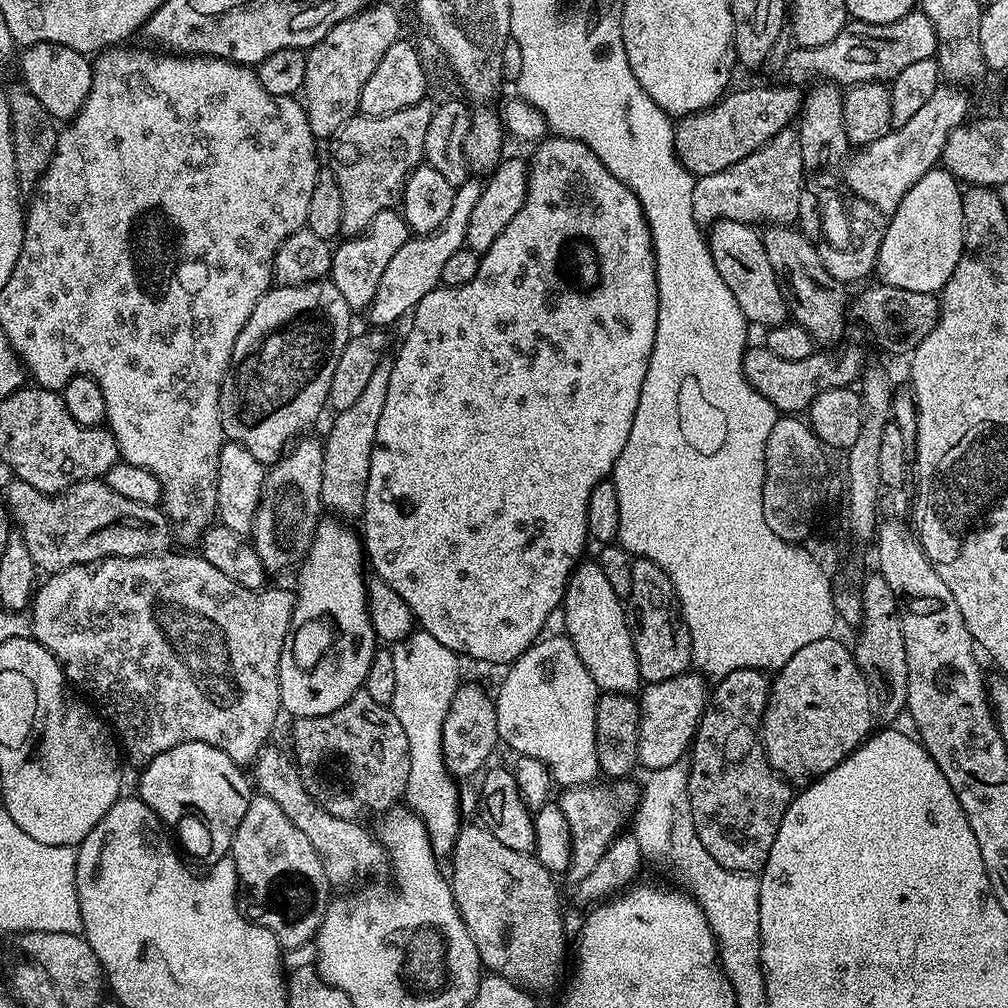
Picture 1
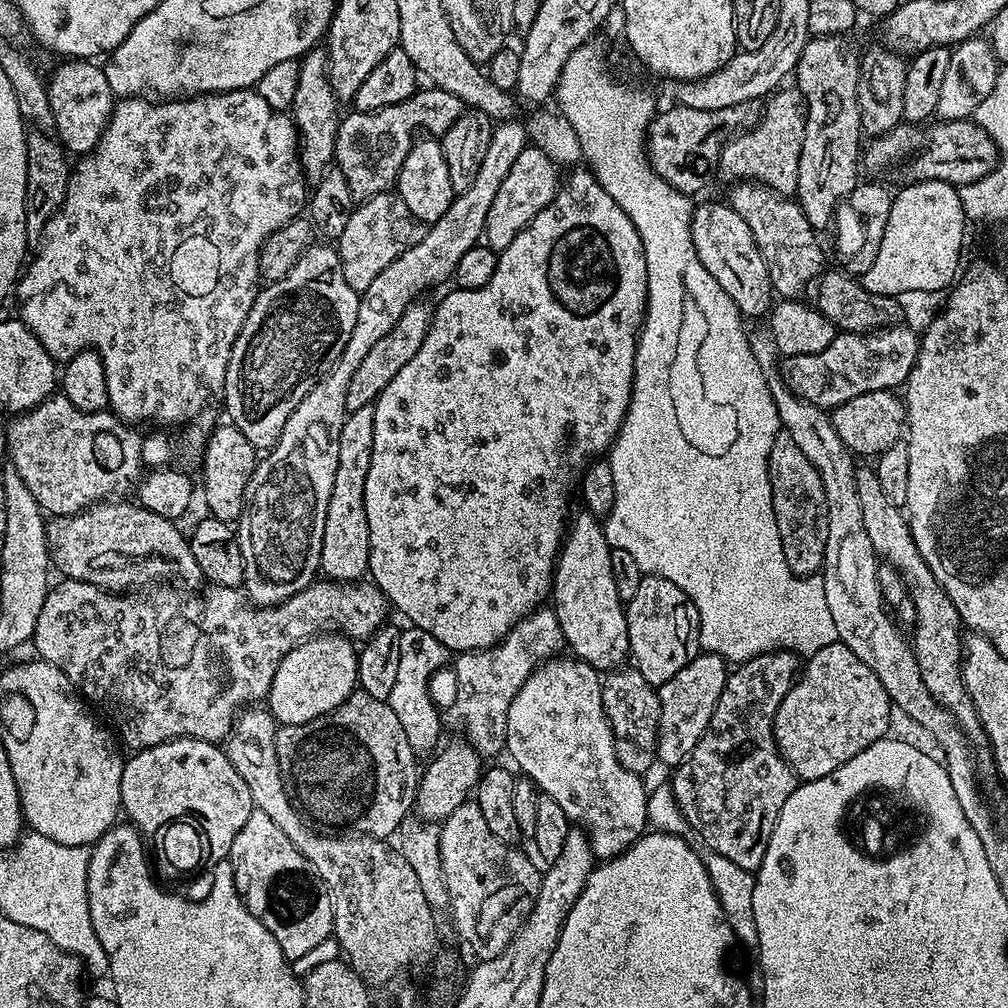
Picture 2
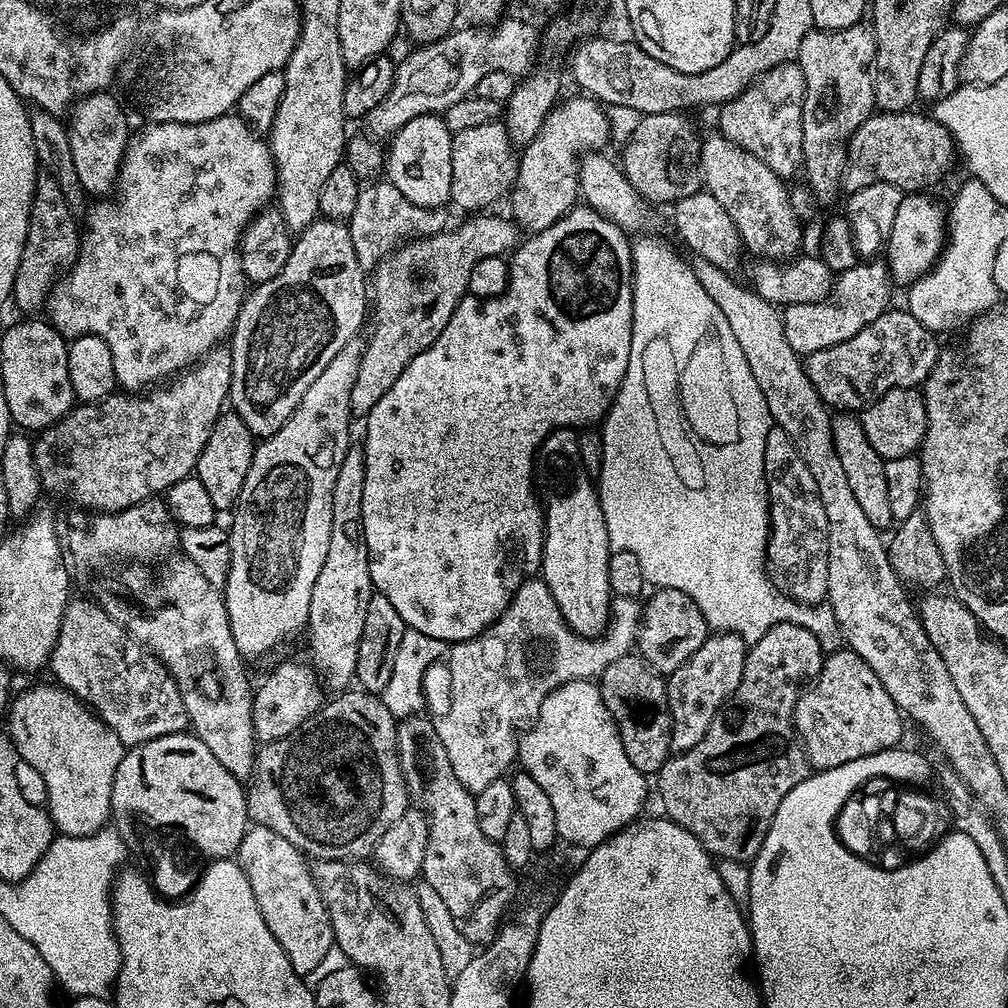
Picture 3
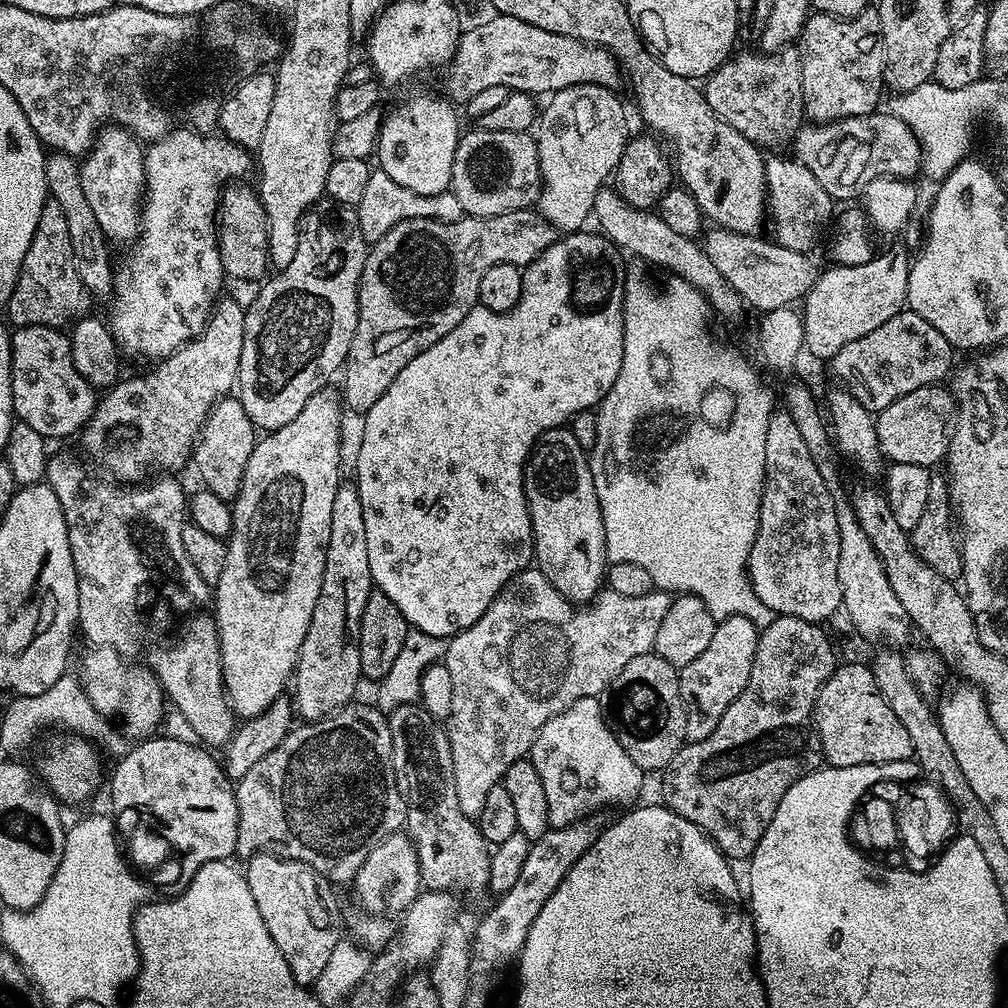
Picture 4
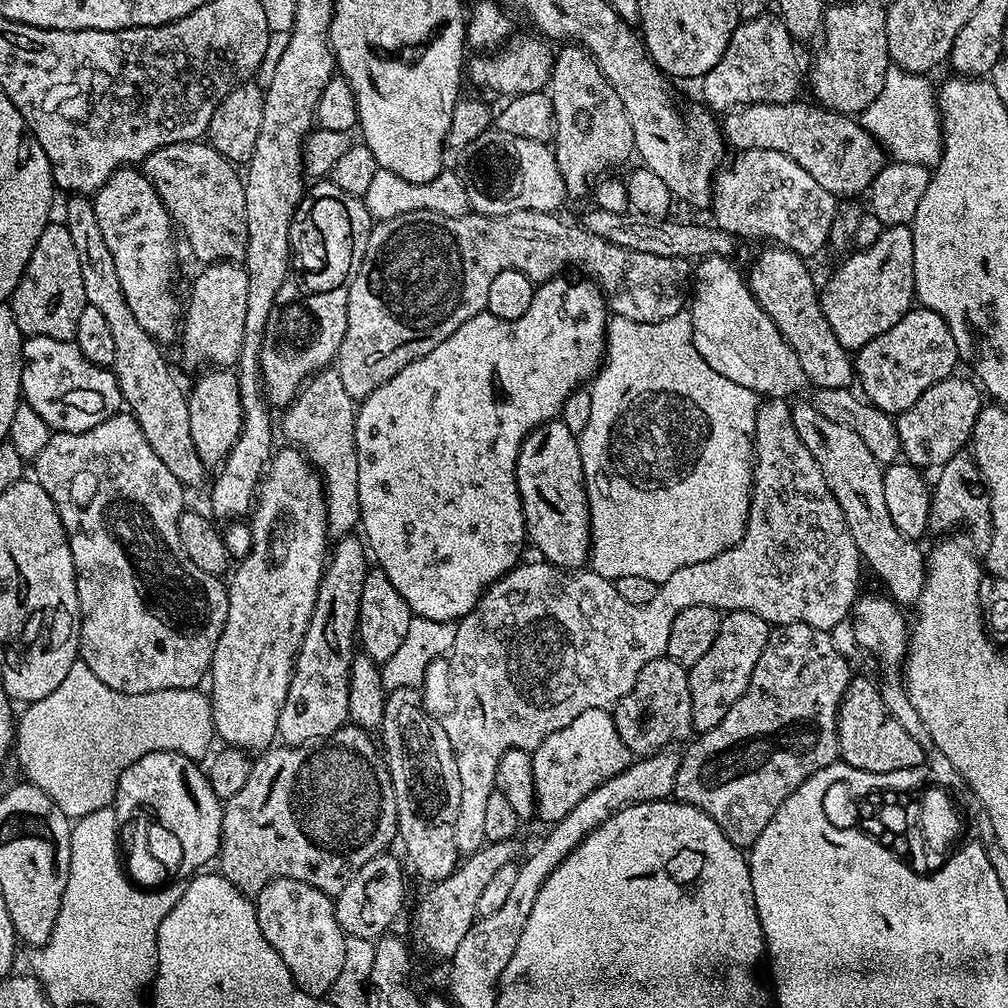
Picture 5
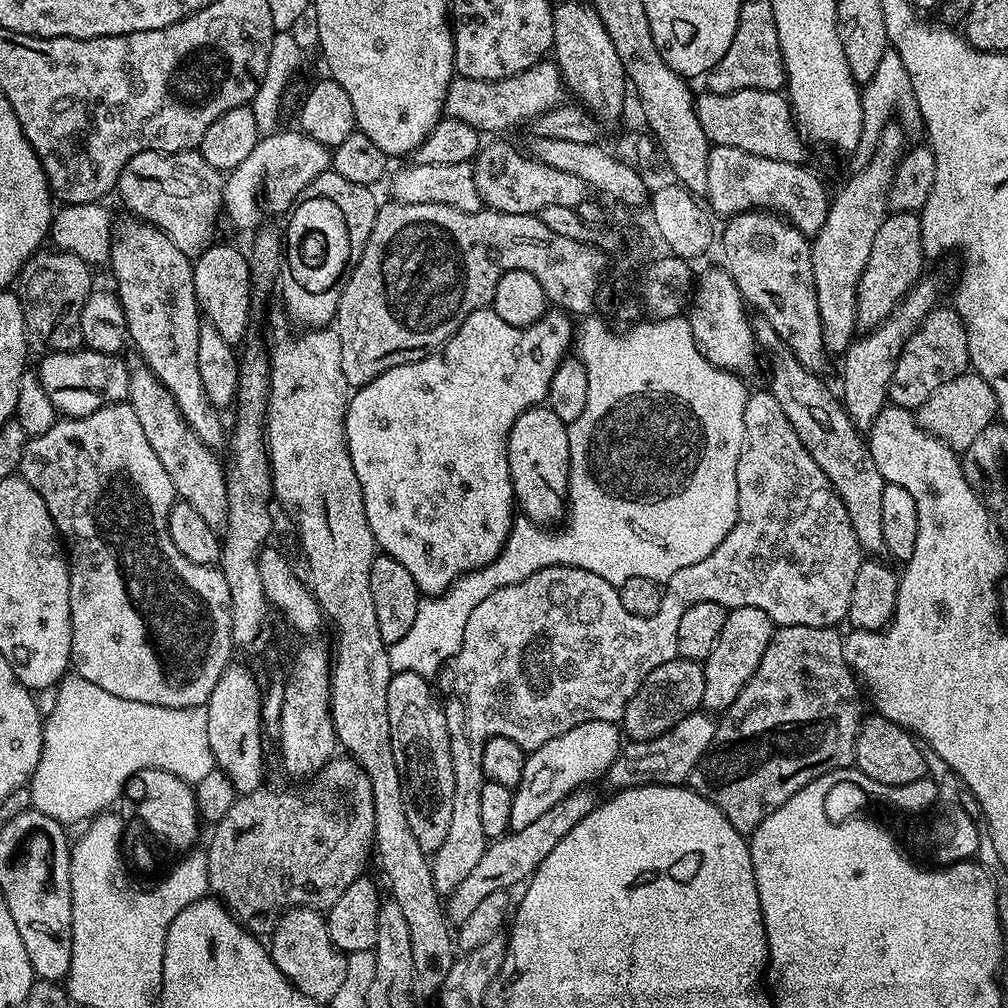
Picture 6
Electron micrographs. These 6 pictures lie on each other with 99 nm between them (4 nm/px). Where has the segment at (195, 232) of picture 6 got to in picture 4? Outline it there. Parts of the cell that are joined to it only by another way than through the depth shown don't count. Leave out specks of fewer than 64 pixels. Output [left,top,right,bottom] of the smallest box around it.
[218,188,269,282]

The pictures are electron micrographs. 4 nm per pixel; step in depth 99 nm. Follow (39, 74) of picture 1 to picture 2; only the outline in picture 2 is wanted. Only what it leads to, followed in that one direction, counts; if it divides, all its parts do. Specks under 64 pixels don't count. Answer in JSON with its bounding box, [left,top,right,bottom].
[47,58,114,154]

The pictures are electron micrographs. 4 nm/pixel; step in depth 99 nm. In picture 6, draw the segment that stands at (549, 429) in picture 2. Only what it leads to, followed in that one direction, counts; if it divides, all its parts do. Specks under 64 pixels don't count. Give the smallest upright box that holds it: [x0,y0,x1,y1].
[346,307,574,597]

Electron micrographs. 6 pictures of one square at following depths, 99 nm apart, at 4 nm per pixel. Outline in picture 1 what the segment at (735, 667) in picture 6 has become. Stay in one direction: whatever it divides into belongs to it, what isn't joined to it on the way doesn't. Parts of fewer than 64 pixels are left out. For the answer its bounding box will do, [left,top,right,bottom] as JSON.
[636,674,706,770]

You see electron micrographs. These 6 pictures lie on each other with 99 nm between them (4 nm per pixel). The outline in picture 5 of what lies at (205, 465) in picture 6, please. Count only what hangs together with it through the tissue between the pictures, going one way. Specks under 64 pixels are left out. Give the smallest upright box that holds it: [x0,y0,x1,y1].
[62,194,206,485]

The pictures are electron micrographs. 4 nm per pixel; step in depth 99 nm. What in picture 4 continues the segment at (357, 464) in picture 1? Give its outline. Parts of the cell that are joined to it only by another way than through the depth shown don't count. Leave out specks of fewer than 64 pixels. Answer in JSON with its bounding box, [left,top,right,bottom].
[294,482,374,721]

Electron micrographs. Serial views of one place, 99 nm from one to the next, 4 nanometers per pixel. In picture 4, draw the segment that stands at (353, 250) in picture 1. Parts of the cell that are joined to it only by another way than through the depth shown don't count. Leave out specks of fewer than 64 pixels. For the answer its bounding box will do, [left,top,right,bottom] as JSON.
[354,170,465,242]

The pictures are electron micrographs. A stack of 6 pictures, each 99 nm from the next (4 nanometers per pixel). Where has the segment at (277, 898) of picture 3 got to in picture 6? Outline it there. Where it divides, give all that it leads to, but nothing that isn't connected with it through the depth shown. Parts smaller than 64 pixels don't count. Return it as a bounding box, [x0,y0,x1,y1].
[270,908,347,1005]

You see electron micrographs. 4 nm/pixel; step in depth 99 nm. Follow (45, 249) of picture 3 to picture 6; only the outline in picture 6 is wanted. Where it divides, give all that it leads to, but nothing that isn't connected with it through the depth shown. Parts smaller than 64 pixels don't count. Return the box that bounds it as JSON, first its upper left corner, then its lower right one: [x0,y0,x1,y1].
[14,250,94,353]

